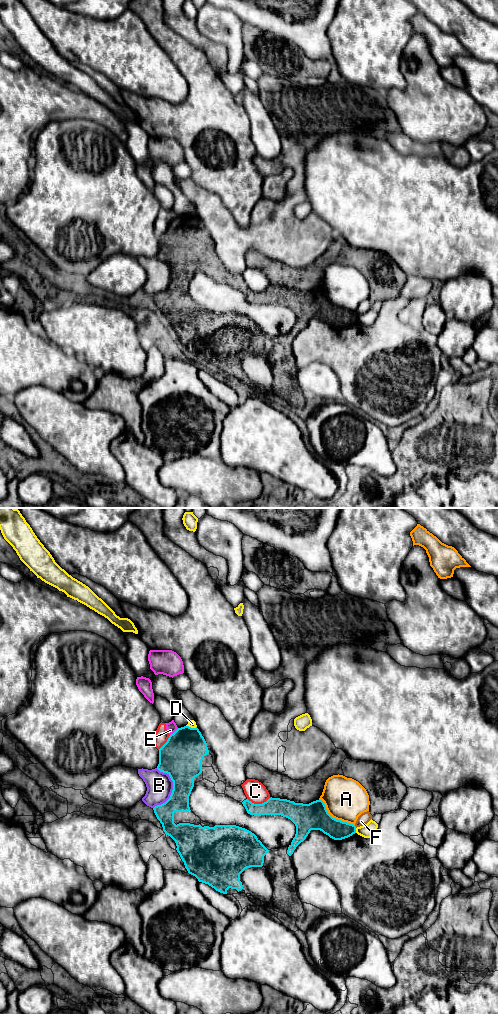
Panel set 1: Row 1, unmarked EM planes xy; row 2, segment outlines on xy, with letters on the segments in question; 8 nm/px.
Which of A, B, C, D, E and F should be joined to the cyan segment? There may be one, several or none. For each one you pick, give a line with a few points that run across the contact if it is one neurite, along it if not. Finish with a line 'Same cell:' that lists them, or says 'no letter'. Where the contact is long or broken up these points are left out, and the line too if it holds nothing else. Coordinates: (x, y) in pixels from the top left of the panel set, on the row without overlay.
Same cell: no letter

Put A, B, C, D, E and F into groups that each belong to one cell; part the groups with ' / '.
A / B E / C / D / F

